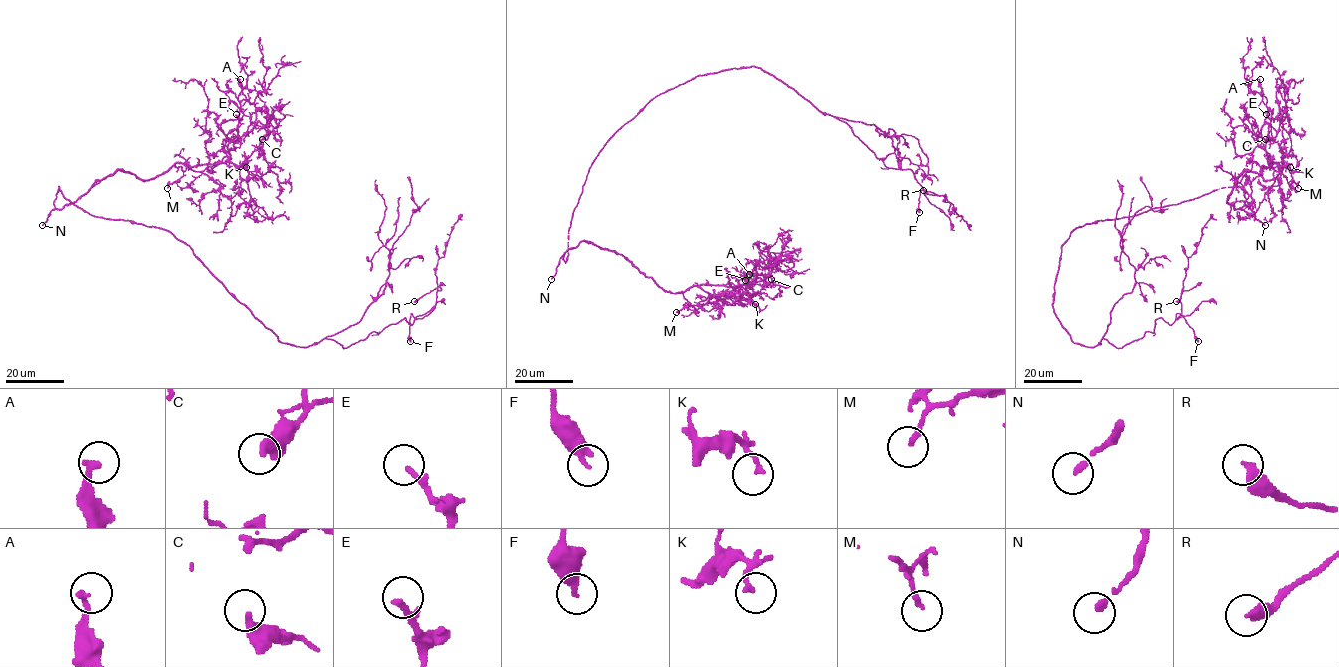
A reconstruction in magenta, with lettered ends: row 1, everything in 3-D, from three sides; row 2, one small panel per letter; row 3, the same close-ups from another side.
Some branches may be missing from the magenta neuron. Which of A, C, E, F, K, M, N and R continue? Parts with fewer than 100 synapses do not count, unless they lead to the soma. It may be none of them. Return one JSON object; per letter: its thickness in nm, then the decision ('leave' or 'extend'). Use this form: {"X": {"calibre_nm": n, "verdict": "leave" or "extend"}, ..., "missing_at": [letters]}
{"A": {"calibre_nm": 200, "verdict": "leave"}, "C": {"calibre_nm": 340, "verdict": "leave"}, "E": {"calibre_nm": 200, "verdict": "leave"}, "F": {"calibre_nm": 420, "verdict": "leave"}, "K": {"calibre_nm": 170, "verdict": "leave"}, "M": {"calibre_nm": 170, "verdict": "leave"}, "N": {"calibre_nm": 200, "verdict": "extend"}, "R": {"calibre_nm": 400, "verdict": "leave"}, "missing_at": ["N"]}

